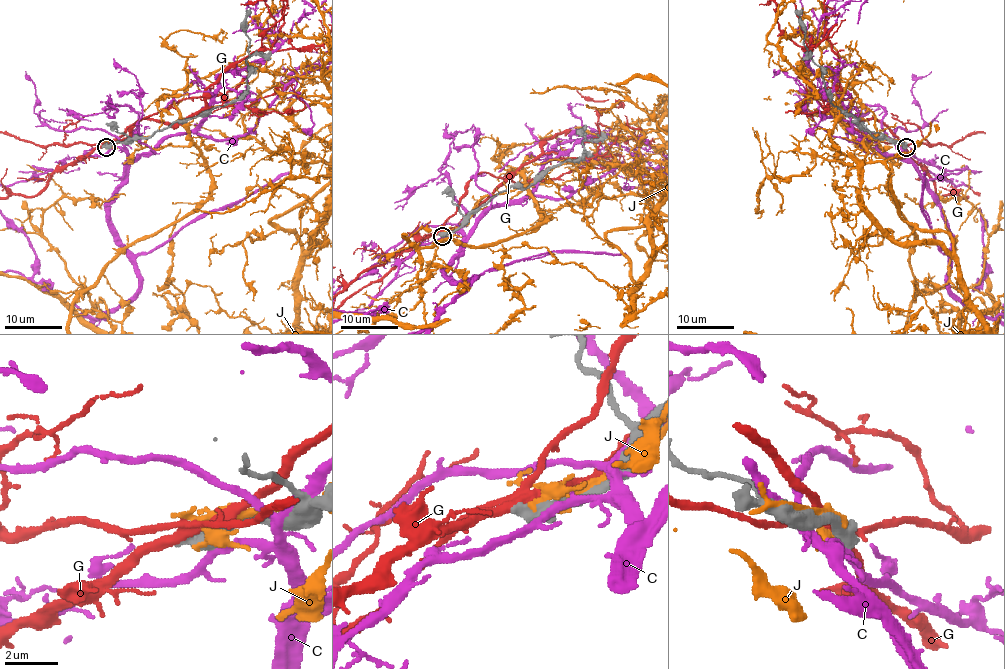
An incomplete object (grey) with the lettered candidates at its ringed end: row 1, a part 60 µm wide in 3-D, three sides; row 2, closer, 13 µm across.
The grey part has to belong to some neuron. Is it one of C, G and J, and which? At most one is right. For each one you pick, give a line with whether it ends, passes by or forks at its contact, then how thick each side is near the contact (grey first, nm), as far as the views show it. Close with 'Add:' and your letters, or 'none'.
Add: none

